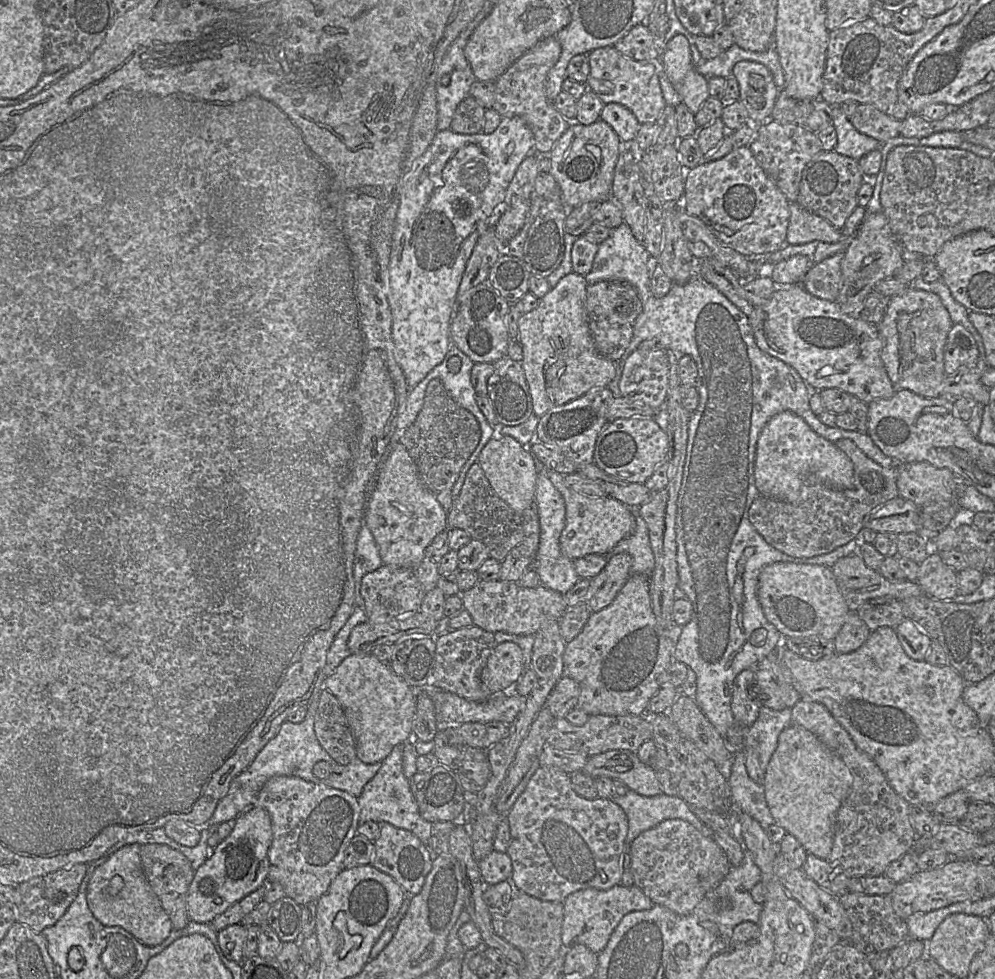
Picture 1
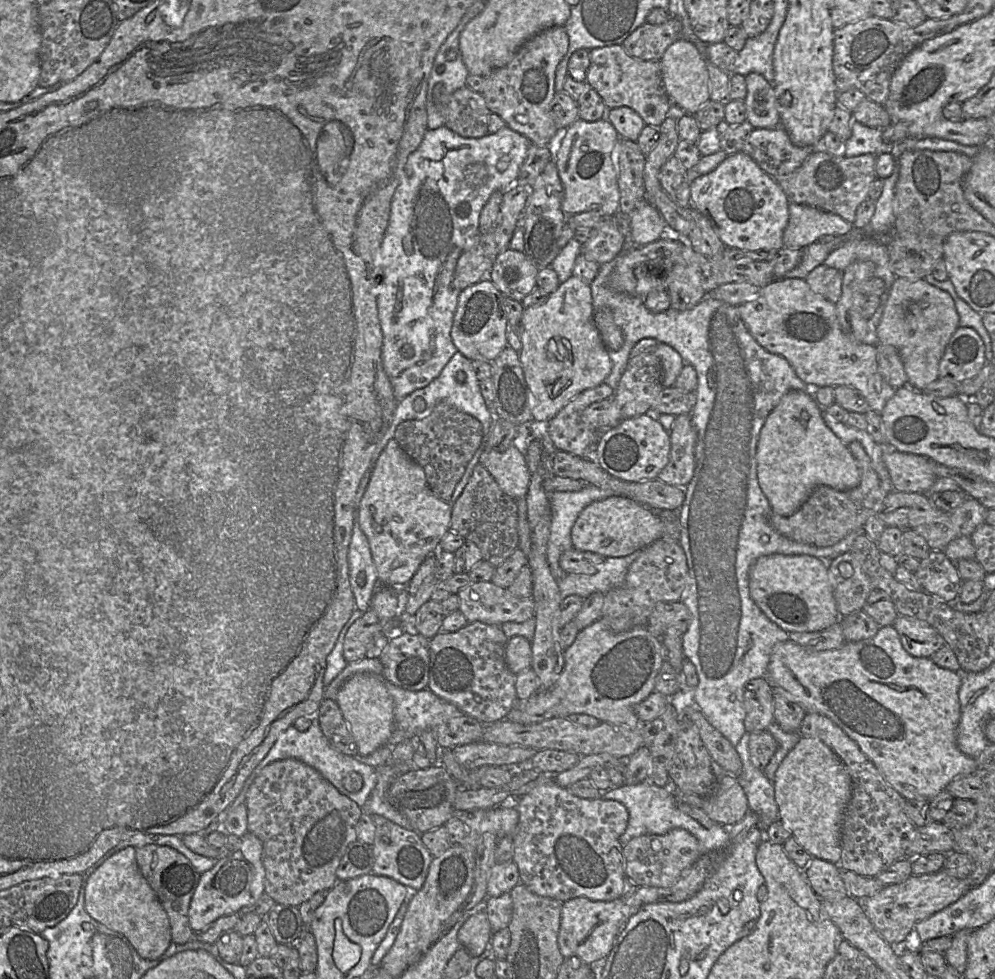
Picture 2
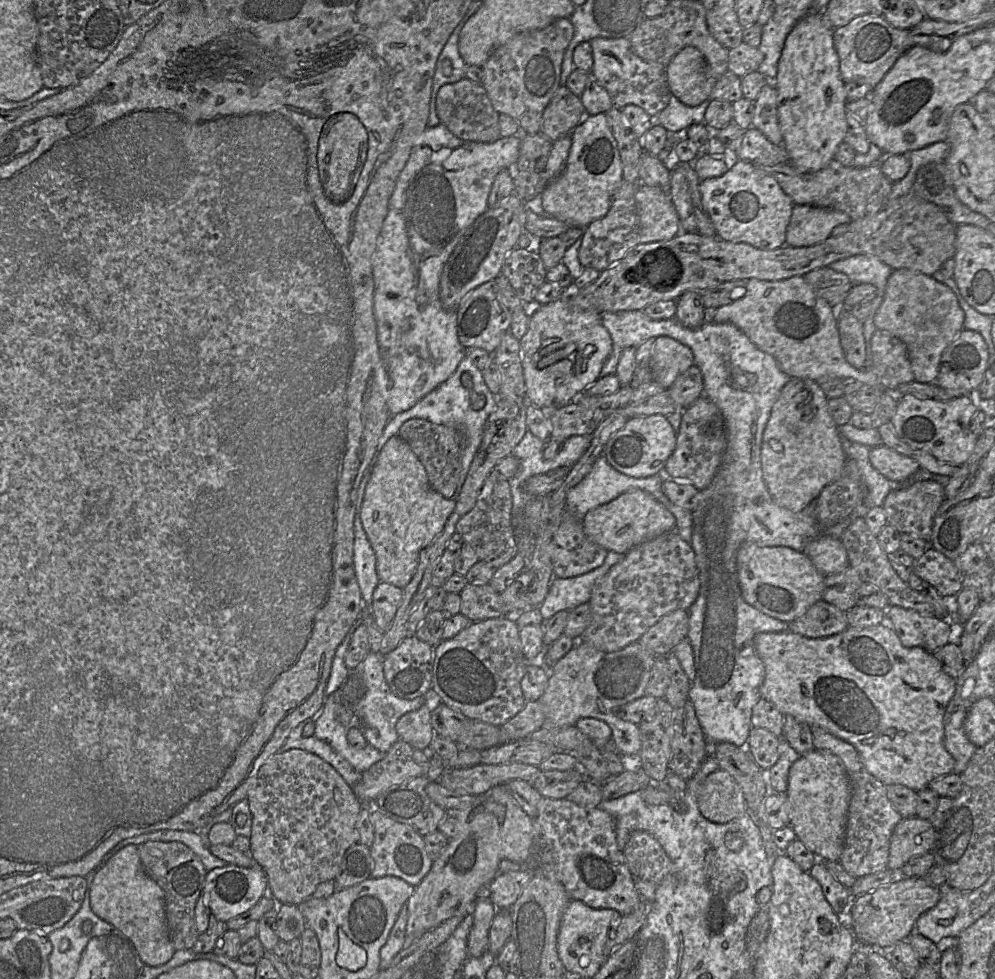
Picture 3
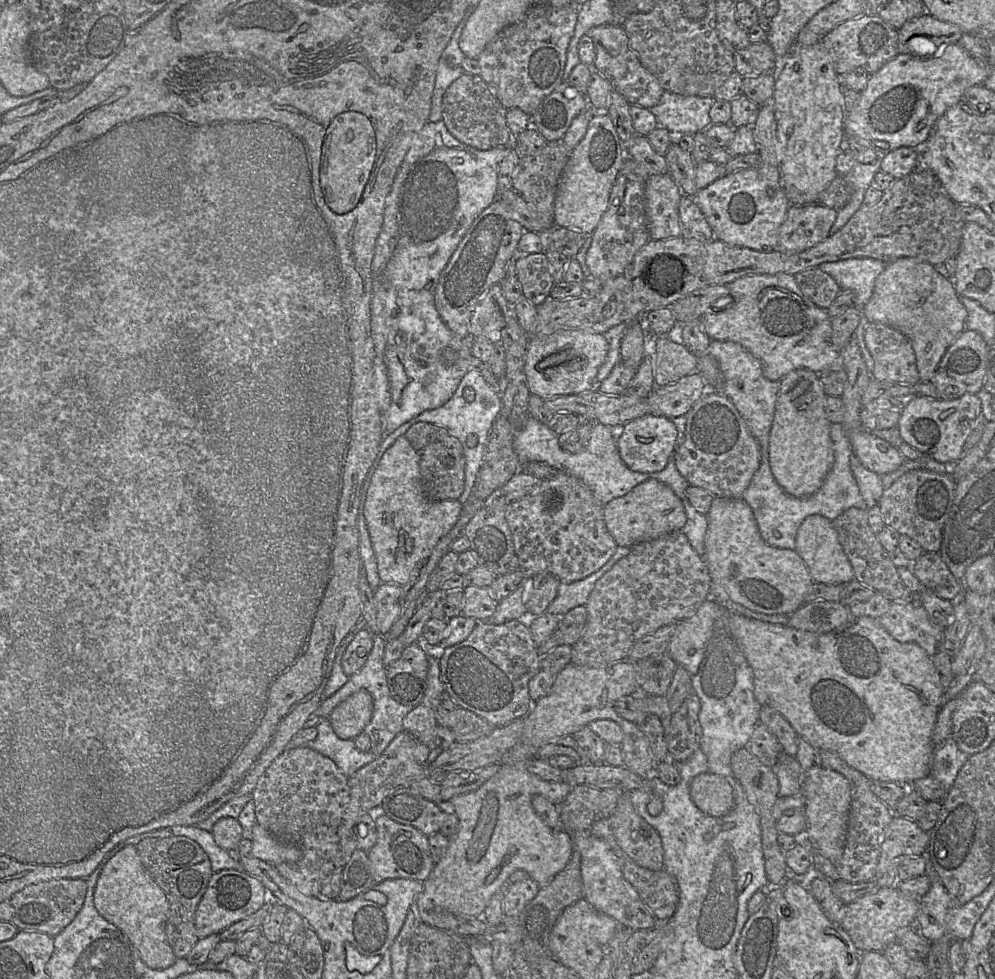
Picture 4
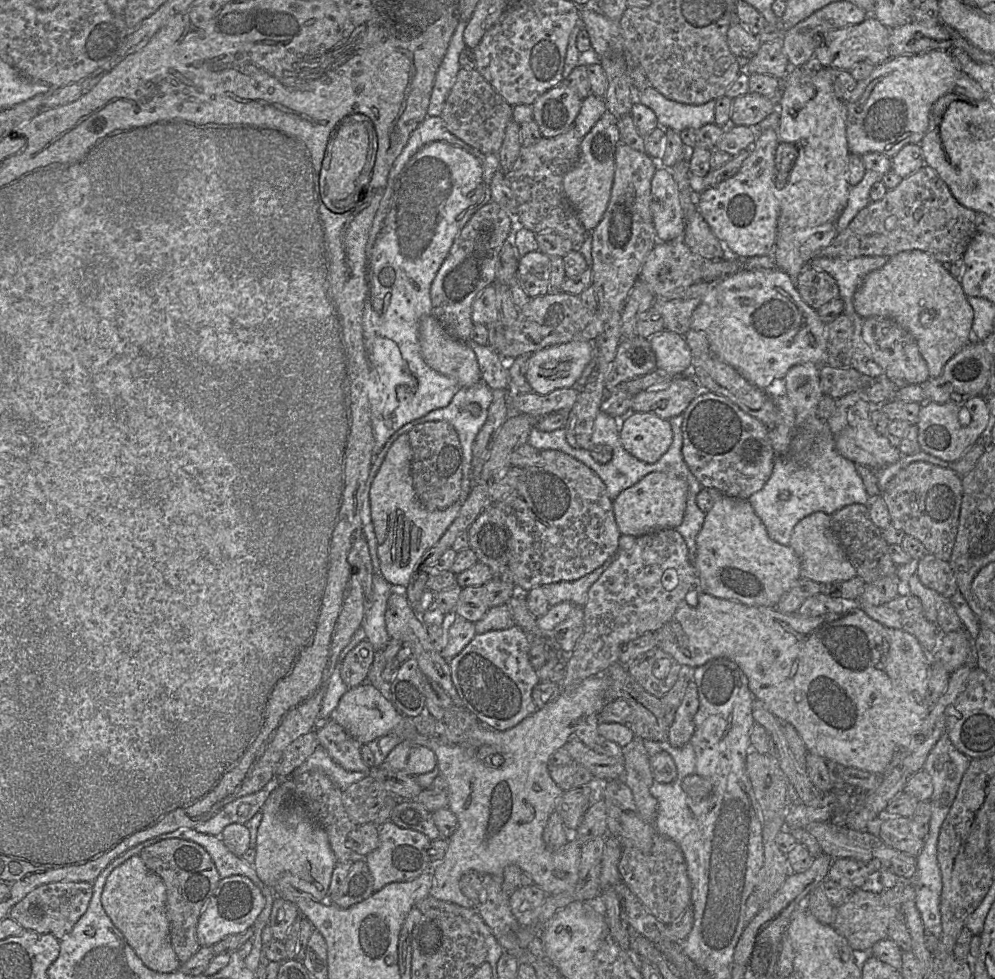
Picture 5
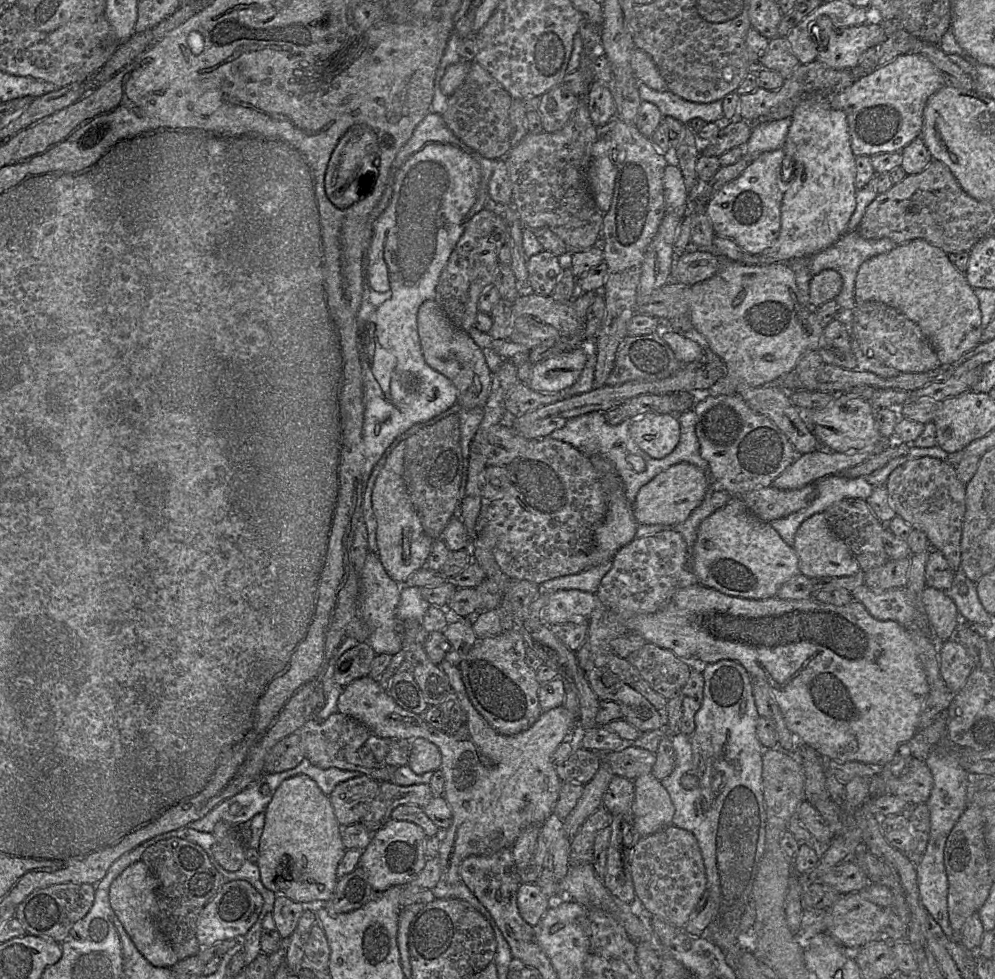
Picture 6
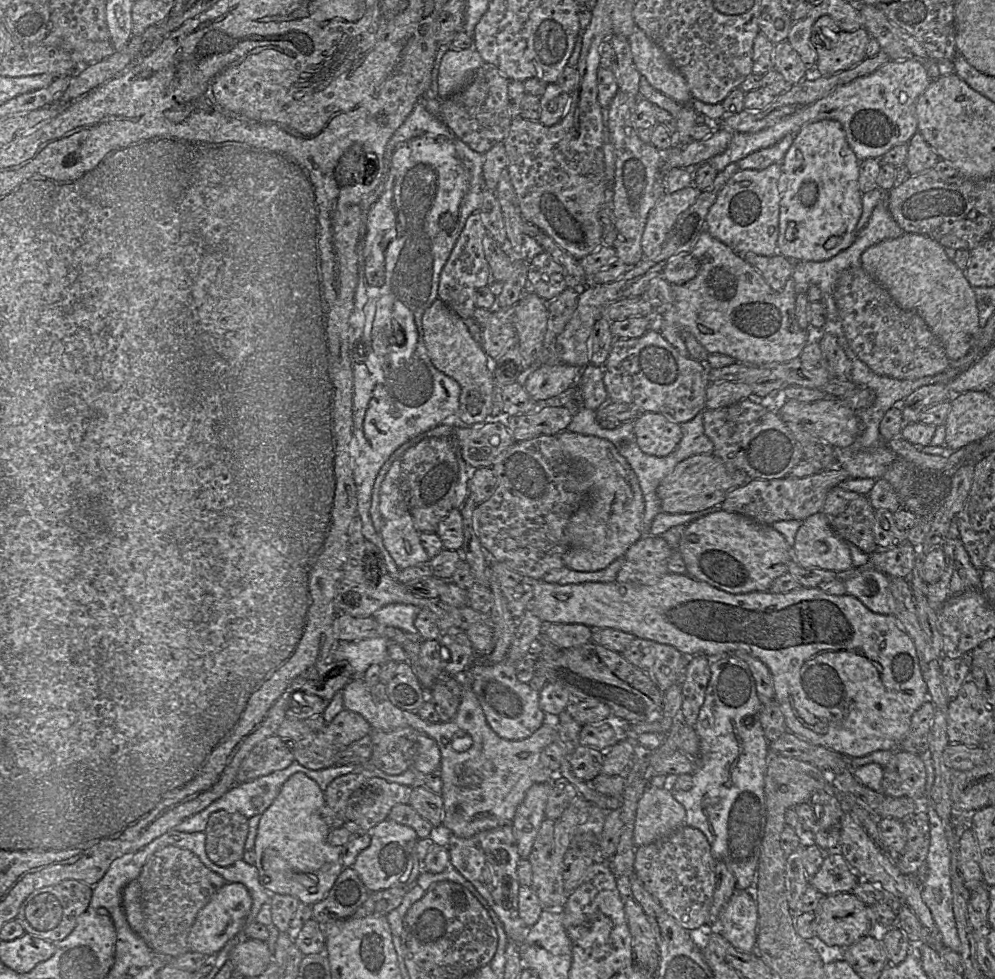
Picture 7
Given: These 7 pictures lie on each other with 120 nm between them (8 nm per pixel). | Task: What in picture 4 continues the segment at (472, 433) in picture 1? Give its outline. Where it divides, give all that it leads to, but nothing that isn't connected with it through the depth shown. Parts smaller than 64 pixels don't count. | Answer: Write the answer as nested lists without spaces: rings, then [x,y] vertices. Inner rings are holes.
[[[417,422],[404,434],[419,456],[420,474],[426,495],[434,501],[458,500],[464,490],[465,456],[458,438],[442,427]]]

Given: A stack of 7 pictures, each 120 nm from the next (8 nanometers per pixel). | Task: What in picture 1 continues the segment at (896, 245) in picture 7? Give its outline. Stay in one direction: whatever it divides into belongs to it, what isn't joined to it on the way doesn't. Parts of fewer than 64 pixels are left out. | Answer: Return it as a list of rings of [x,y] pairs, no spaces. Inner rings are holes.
[[[909,285],[905,292],[891,297],[879,332],[883,340],[882,362],[896,389],[906,389],[925,398],[941,396],[941,383],[946,377],[945,345],[953,325],[948,310],[934,293]]]

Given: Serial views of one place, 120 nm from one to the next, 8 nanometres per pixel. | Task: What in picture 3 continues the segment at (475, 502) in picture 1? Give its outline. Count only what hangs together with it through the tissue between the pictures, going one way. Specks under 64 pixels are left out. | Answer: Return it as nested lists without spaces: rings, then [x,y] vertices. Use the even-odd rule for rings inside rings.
[[[496,469],[487,477],[475,506],[456,524],[456,532],[470,545],[479,558],[495,570],[519,553],[512,526],[513,499],[509,480]]]

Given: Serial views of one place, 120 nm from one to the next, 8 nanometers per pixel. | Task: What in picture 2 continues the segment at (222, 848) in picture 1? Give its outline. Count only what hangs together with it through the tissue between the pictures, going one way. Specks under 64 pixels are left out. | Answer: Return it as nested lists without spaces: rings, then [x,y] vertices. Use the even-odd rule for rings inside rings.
[[[247,832],[241,837],[238,848],[217,859],[213,868],[200,875],[188,911],[189,923],[194,933],[204,931],[222,916],[237,913],[256,903],[264,893],[264,883],[262,842],[254,834]]]

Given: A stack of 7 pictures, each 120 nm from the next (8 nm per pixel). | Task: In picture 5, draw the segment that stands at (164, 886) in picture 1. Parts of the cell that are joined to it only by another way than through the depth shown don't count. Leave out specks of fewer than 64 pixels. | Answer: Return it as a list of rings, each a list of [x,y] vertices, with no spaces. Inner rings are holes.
[[[162,839],[144,847],[138,856],[148,869],[163,880],[165,885],[166,912],[170,923],[170,944],[179,962],[196,947],[195,921],[221,878],[207,851],[199,844],[189,840]]]

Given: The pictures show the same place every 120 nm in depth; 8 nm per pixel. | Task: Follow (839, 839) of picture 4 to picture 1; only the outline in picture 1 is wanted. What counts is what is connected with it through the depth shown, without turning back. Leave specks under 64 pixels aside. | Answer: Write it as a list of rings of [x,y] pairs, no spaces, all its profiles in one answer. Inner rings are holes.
[[[792,723],[778,737],[778,745],[764,772],[764,794],[774,823],[793,835],[808,854],[829,860],[837,814],[848,796],[853,777],[843,760],[815,734]]]

